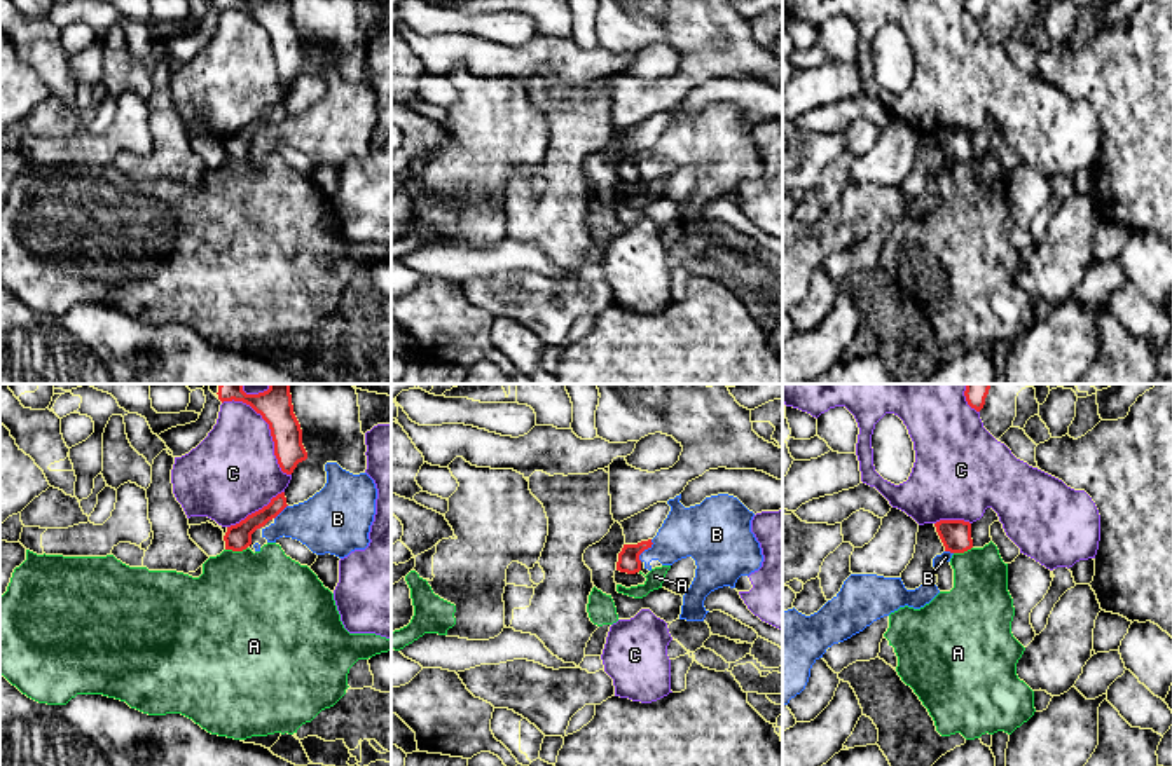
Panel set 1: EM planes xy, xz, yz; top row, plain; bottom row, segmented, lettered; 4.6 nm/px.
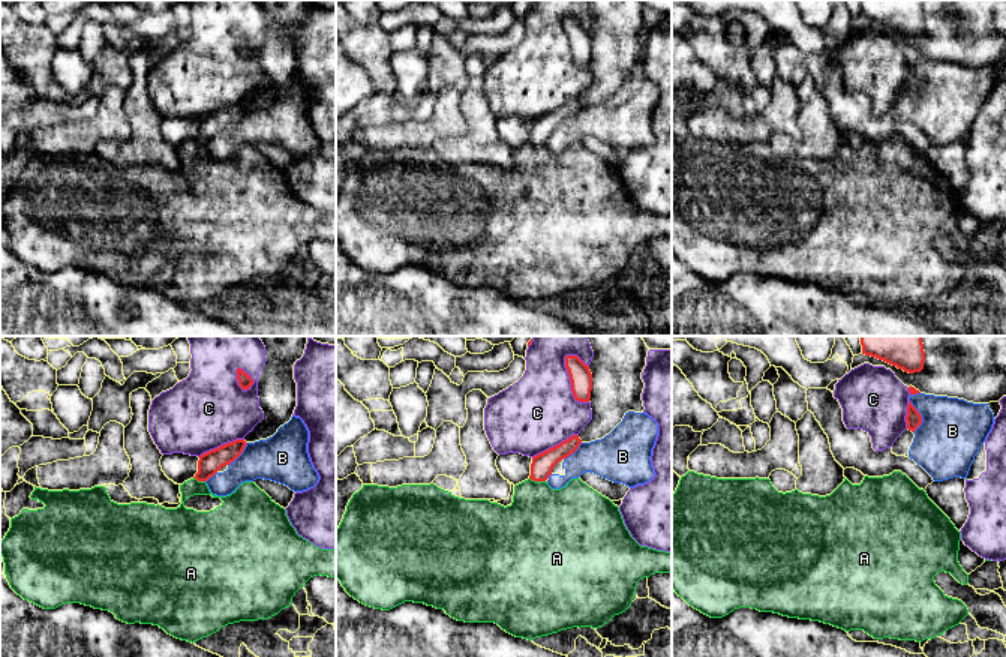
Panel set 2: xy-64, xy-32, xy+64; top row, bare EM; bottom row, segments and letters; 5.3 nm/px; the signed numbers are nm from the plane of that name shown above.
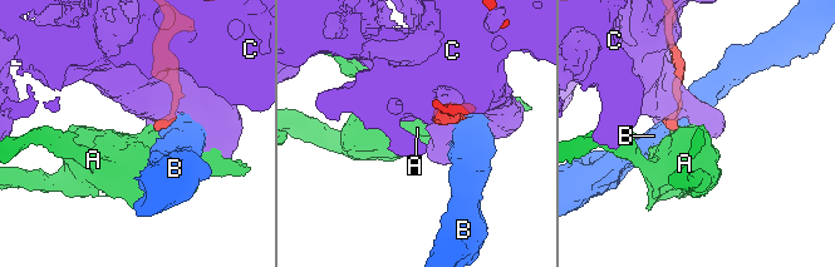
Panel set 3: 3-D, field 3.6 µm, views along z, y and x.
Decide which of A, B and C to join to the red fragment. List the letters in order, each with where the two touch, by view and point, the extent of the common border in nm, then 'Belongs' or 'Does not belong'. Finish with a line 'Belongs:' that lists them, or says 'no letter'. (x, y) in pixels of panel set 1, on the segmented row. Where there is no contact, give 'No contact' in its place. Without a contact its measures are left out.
A: Touches red at xy (236, 550). Shared border 110 nm. Does not belong
B: Touches red at xz (645, 548). Shared border 120 nm. Does not belong
C: Touches red at xy (269, 428). Shared border 460 nm. Does not belong
Belongs: no letter

